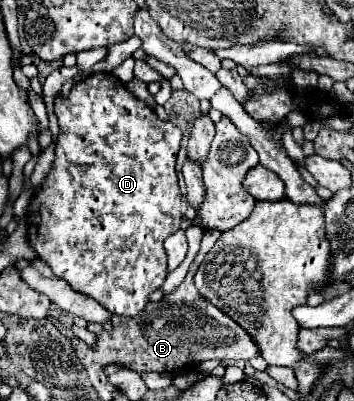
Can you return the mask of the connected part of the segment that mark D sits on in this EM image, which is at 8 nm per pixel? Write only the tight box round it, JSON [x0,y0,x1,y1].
[26,72,182,316]

